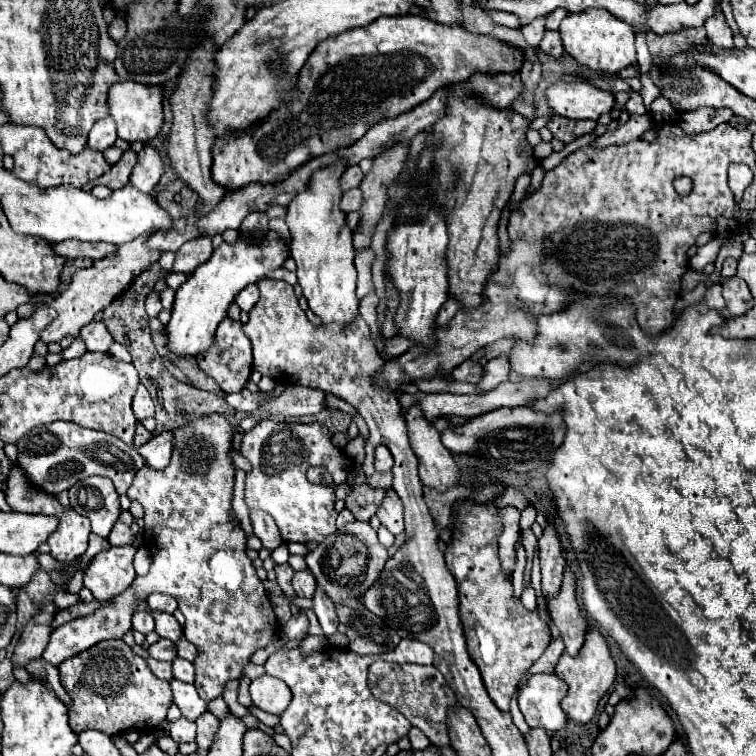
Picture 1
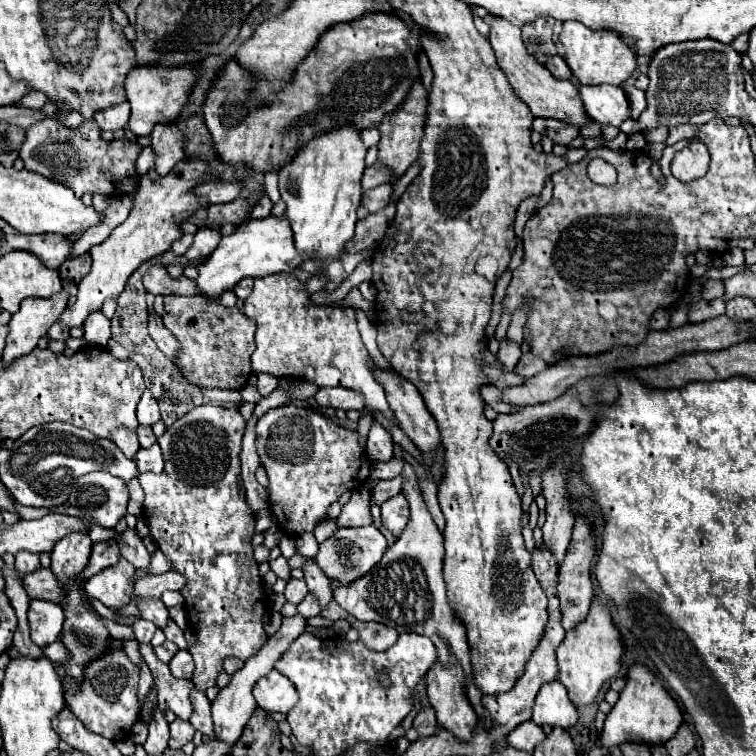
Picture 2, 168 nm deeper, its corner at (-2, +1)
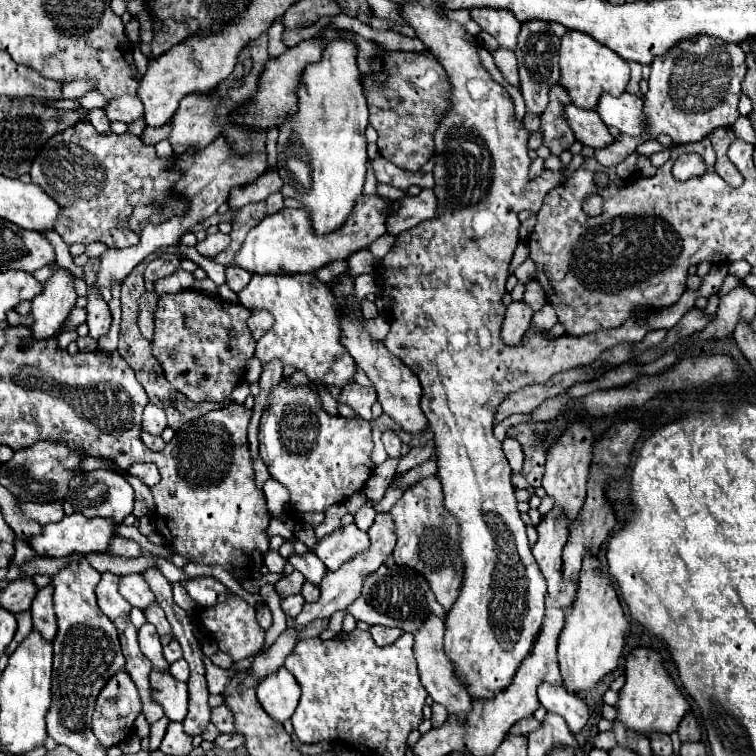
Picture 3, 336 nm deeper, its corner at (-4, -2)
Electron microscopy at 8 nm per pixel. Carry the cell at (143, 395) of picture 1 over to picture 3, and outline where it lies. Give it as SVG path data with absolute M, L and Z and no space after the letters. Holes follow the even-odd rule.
M148 404L144 408L144 420L142 420L142 430L154 436L160 436L162 430L166 428L166 414L162 408L156 404Z

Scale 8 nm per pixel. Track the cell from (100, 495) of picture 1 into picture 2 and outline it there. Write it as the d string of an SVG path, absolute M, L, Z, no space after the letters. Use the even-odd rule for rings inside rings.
M98 471L76 479L68 503L82 509L98 525L116 527L116 523L126 515L128 499L128 487L120 477Z

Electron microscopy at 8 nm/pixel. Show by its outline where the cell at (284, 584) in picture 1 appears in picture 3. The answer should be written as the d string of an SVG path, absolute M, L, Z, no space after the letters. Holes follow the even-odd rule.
M268 550L266 556L264 556L264 564L268 566L270 572L282 574L282 572L284 572L284 566L286 566L286 560L284 560L276 550Z

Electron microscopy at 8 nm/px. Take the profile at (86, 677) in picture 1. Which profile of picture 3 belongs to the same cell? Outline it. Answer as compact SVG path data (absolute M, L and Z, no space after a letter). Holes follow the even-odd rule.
M120 670L98 694L92 716L92 732L102 746L116 746L132 734L134 718L140 710L140 696L132 678L126 670Z

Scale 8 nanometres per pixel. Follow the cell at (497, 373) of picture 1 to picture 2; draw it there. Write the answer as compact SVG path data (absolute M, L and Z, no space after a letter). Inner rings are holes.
M502 339L500 341L500 351L498 351L498 361L508 369L512 371L520 359L520 345L510 341L510 339Z

